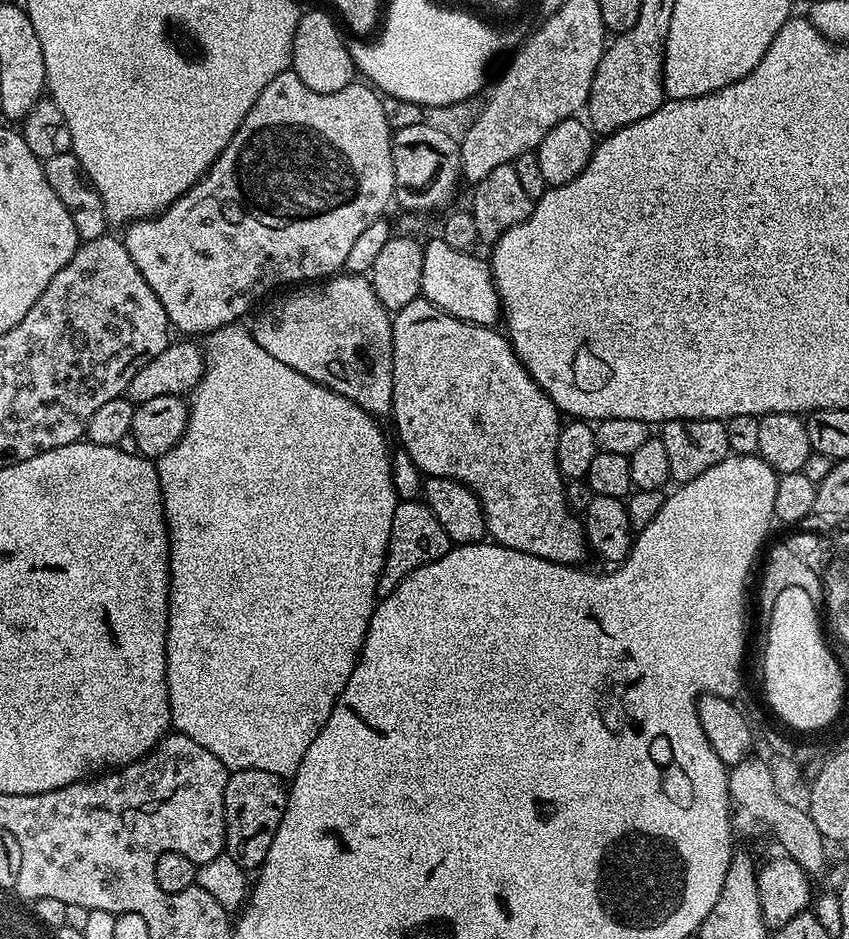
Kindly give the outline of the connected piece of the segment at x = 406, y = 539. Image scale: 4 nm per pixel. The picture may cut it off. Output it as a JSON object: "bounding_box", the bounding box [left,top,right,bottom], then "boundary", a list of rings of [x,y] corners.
{"bounding_box":[376,499,450,598],"boundary":[[[419,499],[403,500],[397,503],[394,510],[394,522],[390,522],[390,542],[384,559],[384,569],[376,587],[376,595],[387,598],[409,579],[412,570],[418,570],[428,563],[436,562],[450,549],[446,530],[438,523],[438,518]]]}

